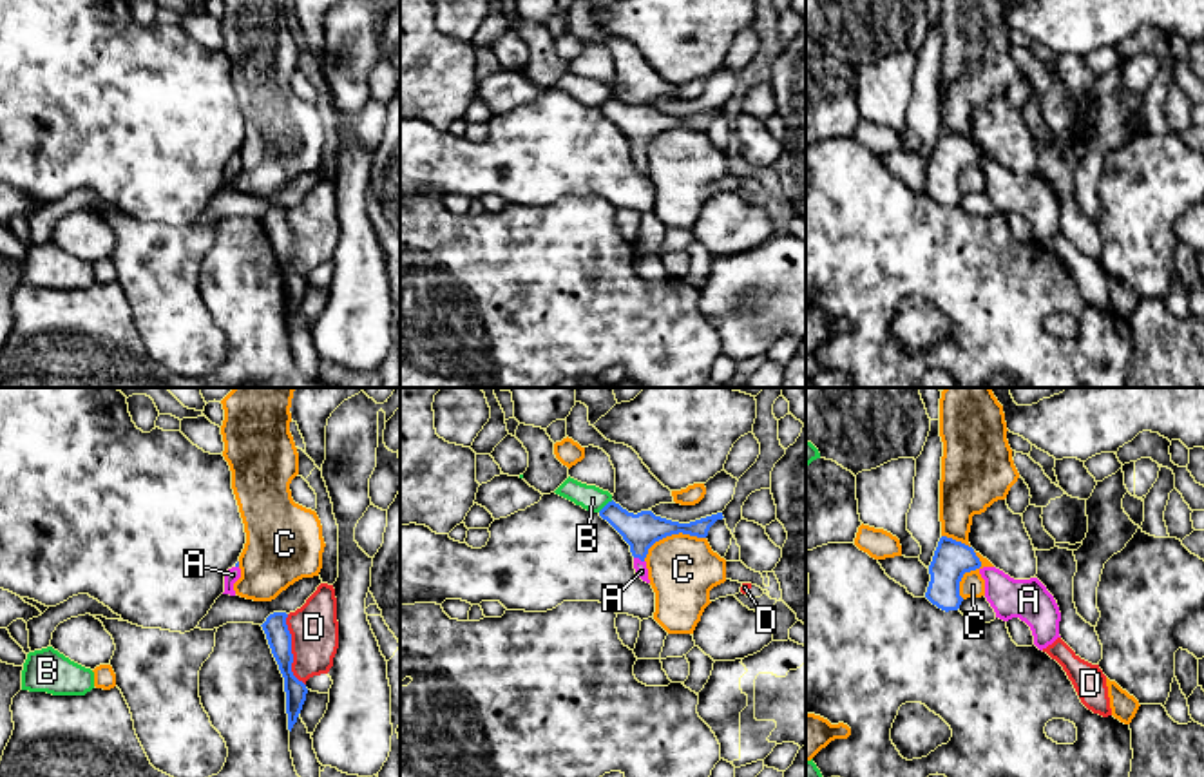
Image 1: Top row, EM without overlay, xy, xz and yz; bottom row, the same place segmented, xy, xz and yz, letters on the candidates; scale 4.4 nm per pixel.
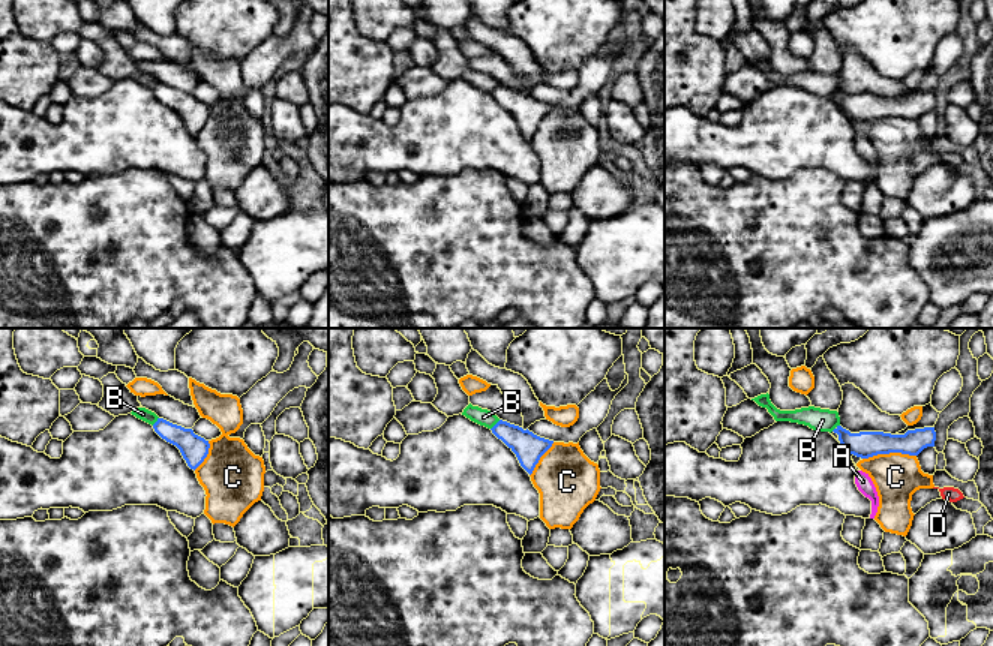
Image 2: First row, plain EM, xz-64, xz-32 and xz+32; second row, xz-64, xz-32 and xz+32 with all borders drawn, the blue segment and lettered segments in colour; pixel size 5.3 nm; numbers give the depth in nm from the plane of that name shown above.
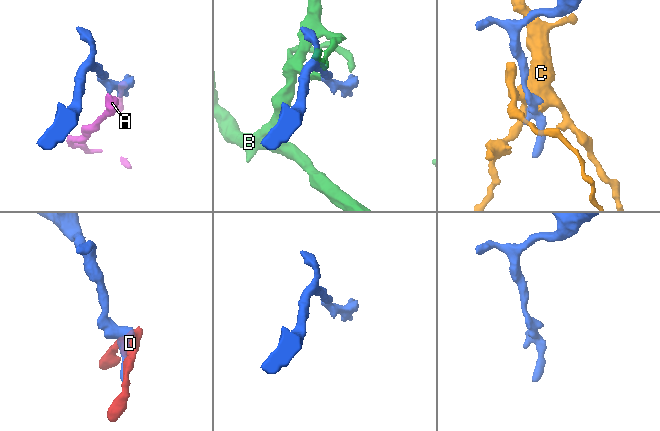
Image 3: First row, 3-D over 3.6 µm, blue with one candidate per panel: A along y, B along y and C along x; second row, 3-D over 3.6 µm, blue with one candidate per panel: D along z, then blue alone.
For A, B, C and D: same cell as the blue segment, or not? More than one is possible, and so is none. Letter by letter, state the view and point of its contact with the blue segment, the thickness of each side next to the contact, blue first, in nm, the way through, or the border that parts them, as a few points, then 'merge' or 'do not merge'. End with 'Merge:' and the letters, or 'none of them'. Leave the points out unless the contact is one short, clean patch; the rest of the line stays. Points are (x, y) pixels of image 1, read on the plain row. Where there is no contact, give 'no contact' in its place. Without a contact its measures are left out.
A: meets blue in xz at (640, 153); 160 nm thick on the blue side, 60 nm on the other; runs through xz (640, 125), (640, 153), (641, 165); merge
B: meets blue in xz at (607, 98); 160 nm thick on the blue side, 110 nm on the other; do not merge
C: meets blue in xz at (670, 129); 160 nm thick on the blue side, 300 nm on the other; do not merge
D: meets blue in xy at (290, 245); 110 nm thick on the blue side, 220 nm on the other; do not merge
Merge: A

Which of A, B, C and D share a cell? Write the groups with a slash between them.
A / B / C / D

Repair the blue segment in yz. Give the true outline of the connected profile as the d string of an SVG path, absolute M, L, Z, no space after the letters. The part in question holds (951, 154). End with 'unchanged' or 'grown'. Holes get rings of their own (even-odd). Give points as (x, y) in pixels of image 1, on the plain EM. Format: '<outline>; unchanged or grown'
M941 130L929 159L931 176L925 192L945 206L958 205L963 196L960 190L961 172L979 161L981 156L972 141Z; unchanged

